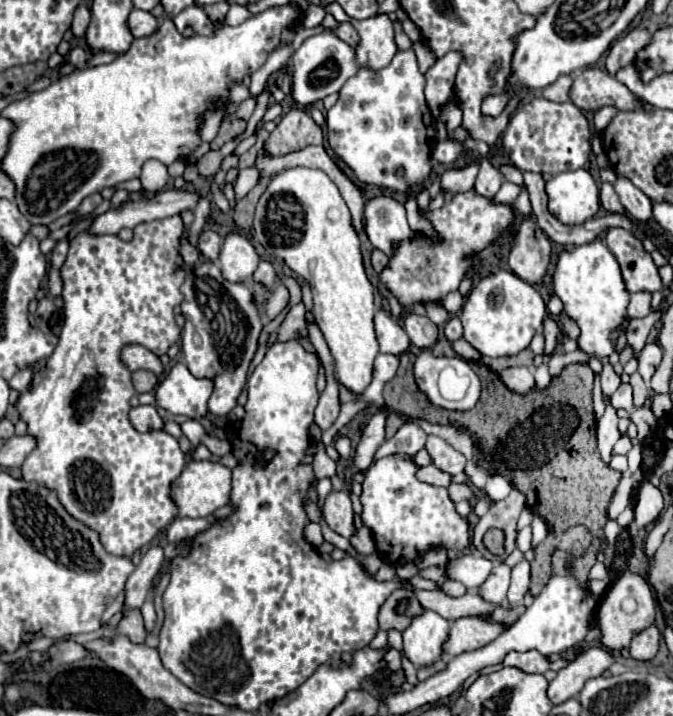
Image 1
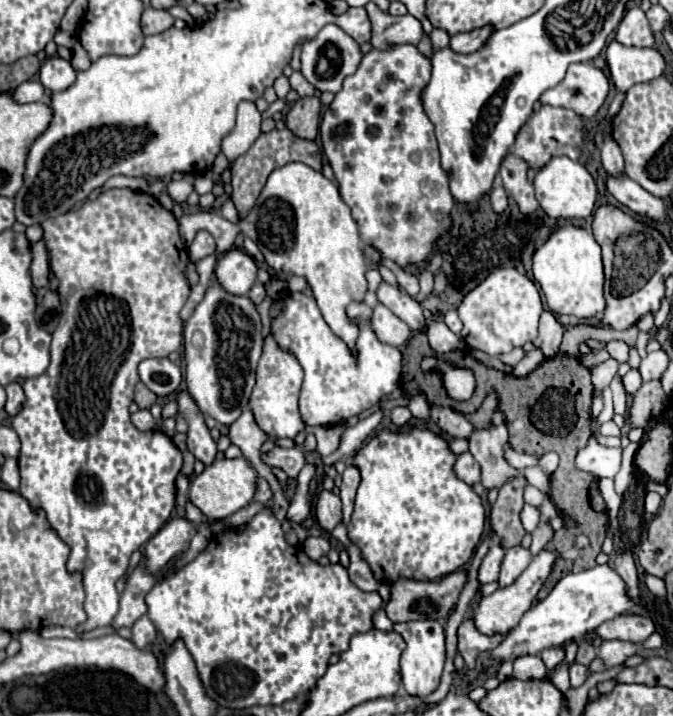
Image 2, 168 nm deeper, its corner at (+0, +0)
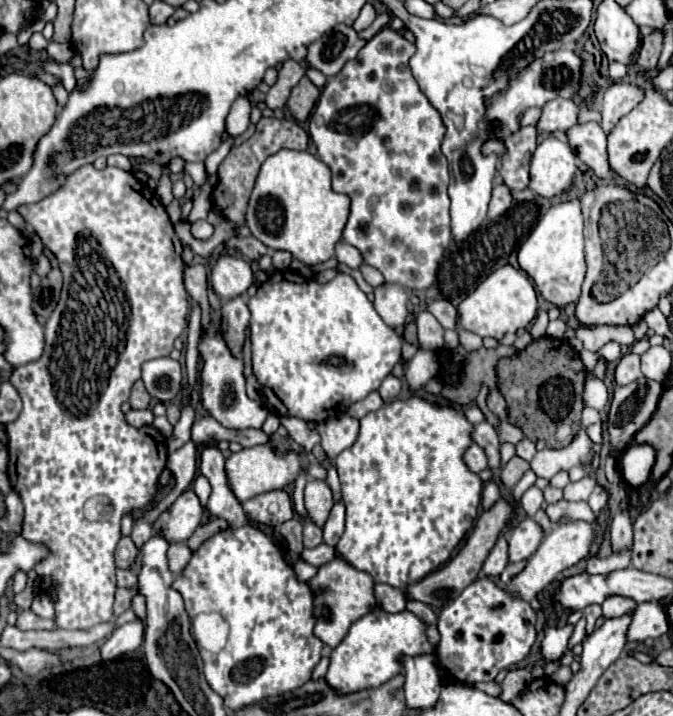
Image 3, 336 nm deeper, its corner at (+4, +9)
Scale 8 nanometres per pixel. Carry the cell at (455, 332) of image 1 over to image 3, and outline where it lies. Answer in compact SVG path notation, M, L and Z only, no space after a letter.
M434 300L430 306L426 306L426 310L430 310L444 328L456 328L456 308L452 306L452 302Z

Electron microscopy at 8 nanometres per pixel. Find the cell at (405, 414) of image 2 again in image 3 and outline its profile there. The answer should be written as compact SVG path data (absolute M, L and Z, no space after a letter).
M392 374L390 376L386 376L384 378L384 382L382 382L382 386L380 386L380 396L382 396L382 400L384 402L390 402L390 400L396 400L398 398L398 394L400 394L400 390L402 390L402 386L400 386L400 380L398 378L394 378Z

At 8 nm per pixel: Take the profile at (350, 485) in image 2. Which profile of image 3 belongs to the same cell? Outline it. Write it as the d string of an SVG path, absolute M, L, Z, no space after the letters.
M338 500L330 512L328 522L324 524L324 542L328 546L336 546L342 532L344 532L344 504L342 500Z

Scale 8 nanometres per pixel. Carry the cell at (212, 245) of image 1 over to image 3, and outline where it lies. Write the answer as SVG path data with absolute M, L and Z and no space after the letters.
M196 220L192 222L192 236L198 238L198 240L208 240L214 232L214 226L208 224L206 220Z

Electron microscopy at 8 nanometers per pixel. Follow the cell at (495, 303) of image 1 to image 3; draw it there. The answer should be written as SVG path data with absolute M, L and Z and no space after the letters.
M510 264L494 270L486 280L482 280L482 284L470 296L466 296L458 304L460 326L464 330L474 332L482 338L492 336L496 340L500 340L508 332L528 328L536 318L536 310L538 310L538 298L530 278L526 276L526 272L520 272Z

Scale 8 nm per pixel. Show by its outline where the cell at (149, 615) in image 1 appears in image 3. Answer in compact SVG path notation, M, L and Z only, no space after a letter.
M140 618L122 624L112 632L112 636L102 646L102 658L112 660L126 652L138 650L144 640L144 622Z

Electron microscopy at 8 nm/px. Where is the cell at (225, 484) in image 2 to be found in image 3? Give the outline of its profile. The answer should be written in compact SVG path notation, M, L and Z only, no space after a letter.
M252 446L252 448L242 448L240 452L230 454L226 458L226 478L230 480L230 490L234 496L238 496L240 502L250 500L262 492L284 488L286 484L294 482L298 472L300 472L300 456L296 452L288 452L284 456L276 454L270 446Z

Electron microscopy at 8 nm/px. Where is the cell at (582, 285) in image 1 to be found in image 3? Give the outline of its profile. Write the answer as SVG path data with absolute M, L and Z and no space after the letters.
M570 200L552 206L536 224L532 234L518 250L520 268L534 280L536 292L542 294L544 300L564 308L578 300L582 292L582 282L586 276L586 260L584 260L584 220L580 212L580 202Z

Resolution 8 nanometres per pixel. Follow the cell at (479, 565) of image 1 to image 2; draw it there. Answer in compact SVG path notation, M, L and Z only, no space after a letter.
M492 545L488 555L484 557L482 565L480 565L480 571L478 571L478 579L482 585L486 583L492 583L492 581L498 581L498 575L500 575L500 563L504 559L504 547L502 545Z

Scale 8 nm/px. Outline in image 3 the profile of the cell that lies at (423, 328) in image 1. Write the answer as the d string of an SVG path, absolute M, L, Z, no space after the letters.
M364 264L364 266L360 266L360 270L362 270L362 276L364 276L364 280L372 286L372 288L378 288L378 286L382 286L382 284L386 284L386 280L384 280L384 276L376 270L376 268L370 268L368 264Z

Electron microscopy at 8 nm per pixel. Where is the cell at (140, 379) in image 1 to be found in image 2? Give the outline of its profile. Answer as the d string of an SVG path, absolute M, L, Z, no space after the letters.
M138 383L136 385L136 393L134 393L134 401L140 409L150 409L156 403L158 397L154 397L154 393L150 393L150 389L146 389L146 385Z

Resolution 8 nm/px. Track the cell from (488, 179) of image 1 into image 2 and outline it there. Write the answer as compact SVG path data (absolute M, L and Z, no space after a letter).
M494 187L490 193L490 205L494 213L504 213L508 209L508 195L502 187Z

